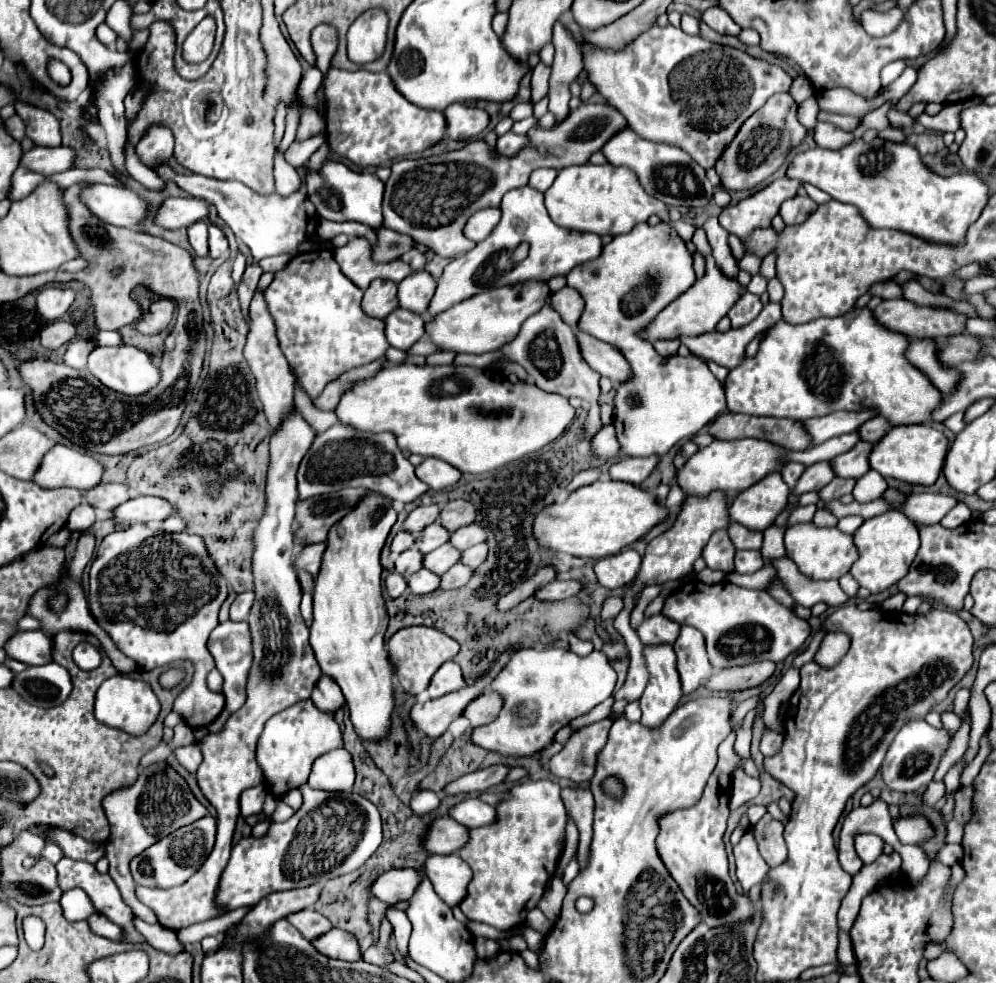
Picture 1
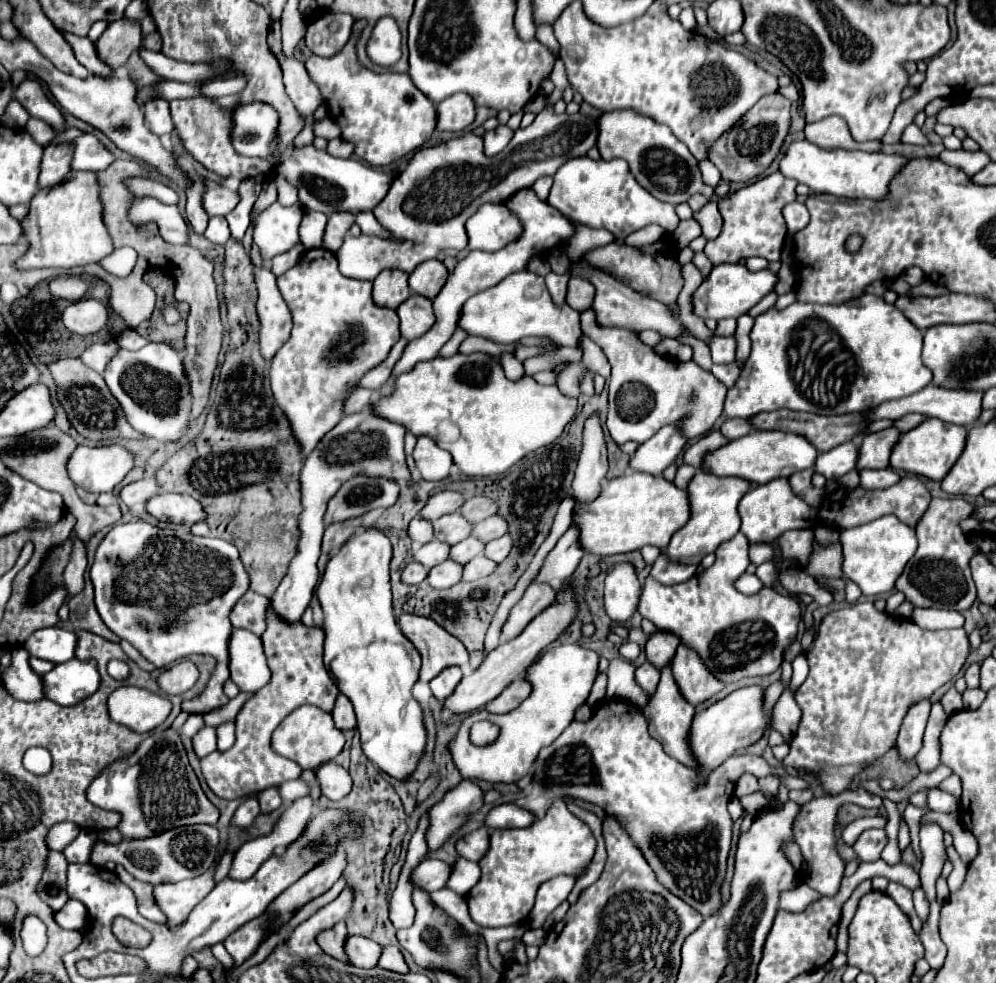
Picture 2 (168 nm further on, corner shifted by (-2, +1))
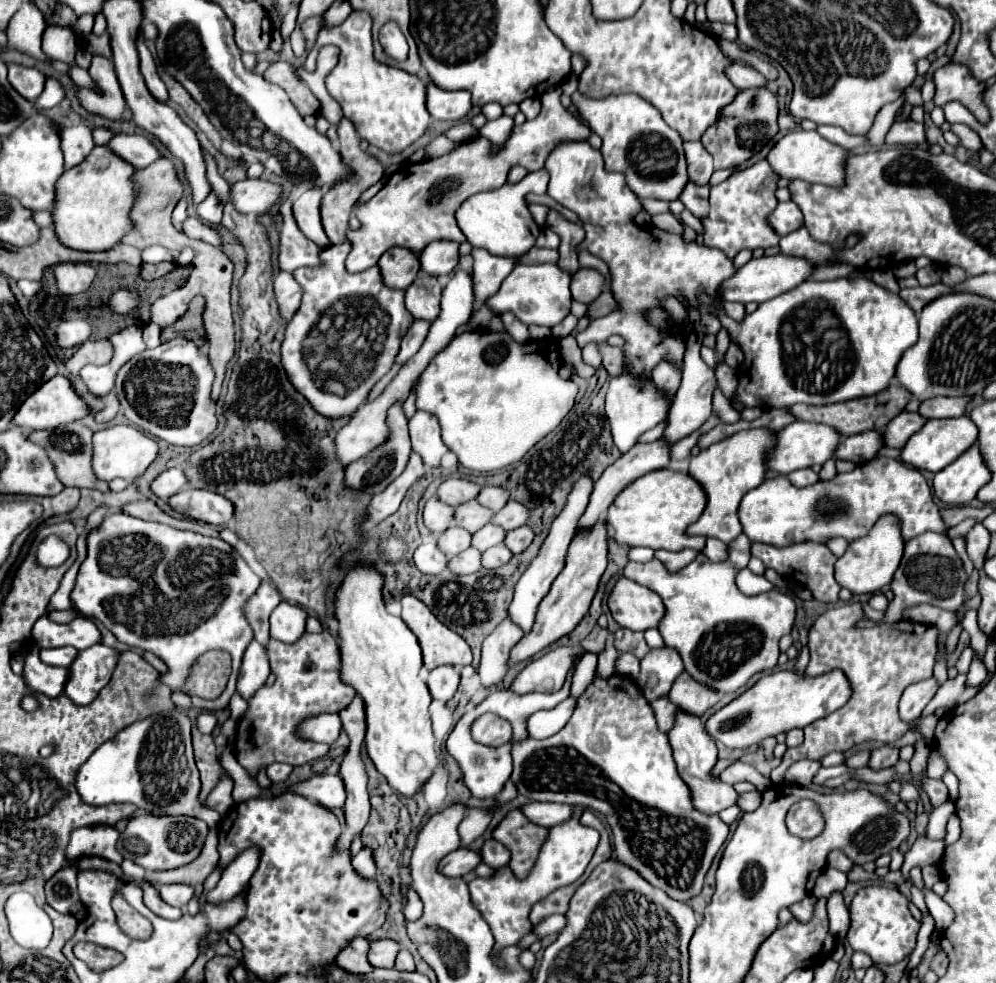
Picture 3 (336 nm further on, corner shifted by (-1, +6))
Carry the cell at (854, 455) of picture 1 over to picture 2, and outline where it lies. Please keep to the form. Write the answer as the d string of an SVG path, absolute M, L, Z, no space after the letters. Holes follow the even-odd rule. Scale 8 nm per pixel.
M894 426L872 432L864 436L864 442L860 446L860 456L858 456L858 470L870 468L870 470L880 470L888 466L890 454L894 444L900 440L902 432L898 432Z

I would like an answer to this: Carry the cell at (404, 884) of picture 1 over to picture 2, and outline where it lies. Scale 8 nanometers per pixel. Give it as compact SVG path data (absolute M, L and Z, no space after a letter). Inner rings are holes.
M424 858L412 872L412 884L422 886L428 892L442 890L450 878L450 870L452 870L452 866L448 862Z

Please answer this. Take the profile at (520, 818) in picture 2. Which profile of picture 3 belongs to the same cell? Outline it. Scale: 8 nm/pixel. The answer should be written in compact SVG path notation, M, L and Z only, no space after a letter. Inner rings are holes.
M525 803L519 807L519 811L535 825L541 827L549 827L559 823L561 819L571 815L571 807L569 805L559 805L559 803Z

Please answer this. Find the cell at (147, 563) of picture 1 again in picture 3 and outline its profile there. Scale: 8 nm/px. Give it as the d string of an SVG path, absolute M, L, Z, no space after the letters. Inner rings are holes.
M113 513L103 519L103 523L87 537L87 559L81 563L75 587L71 591L73 607L85 615L99 619L119 641L155 653L169 671L161 677L161 683L171 689L179 689L191 663L205 651L223 649L229 651L233 659L233 671L225 691L217 699L193 697L193 705L205 711L219 711L229 705L235 693L235 681L241 667L243 651L253 639L253 631L243 617L243 603L257 591L261 579L251 571L243 557L223 539L205 537L195 531L181 531L169 525L143 521L127 513Z

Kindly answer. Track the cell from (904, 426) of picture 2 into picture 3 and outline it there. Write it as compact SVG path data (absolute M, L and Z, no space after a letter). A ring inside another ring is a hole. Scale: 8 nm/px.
M933 397L933 399L921 401L917 413L925 419L961 417L965 411L965 401L969 401L969 397Z

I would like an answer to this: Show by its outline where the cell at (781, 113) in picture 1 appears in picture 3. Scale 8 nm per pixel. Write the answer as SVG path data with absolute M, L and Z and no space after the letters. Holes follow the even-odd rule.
M745 89L741 91L731 105L727 105L717 123L709 127L701 143L703 147L713 155L715 169L727 169L727 167L739 167L743 165L751 155L759 153L767 141L771 141L777 135L777 97L769 89Z

